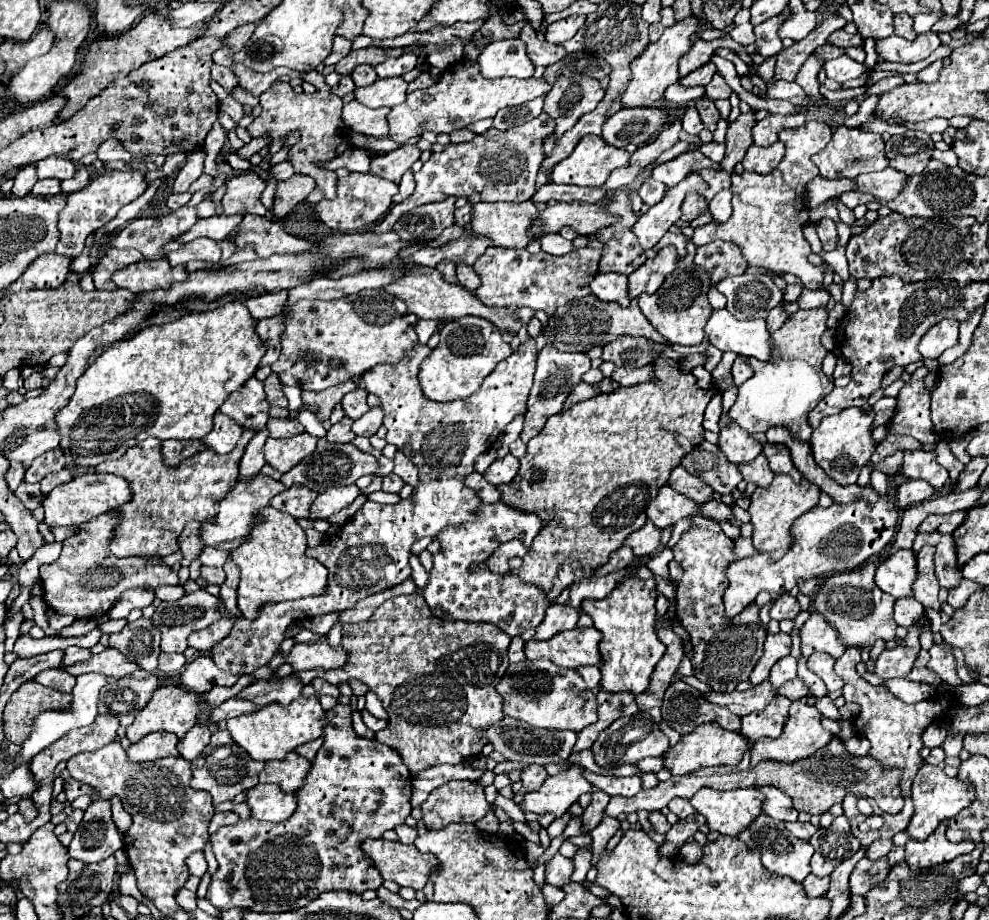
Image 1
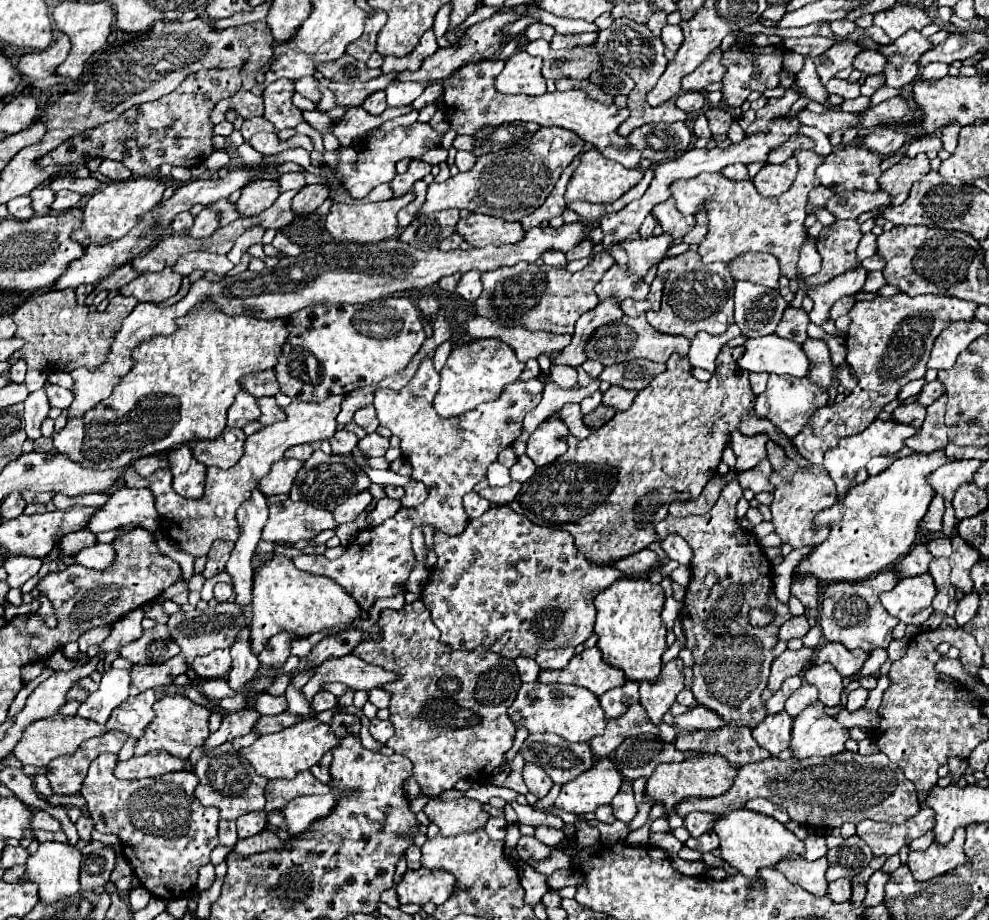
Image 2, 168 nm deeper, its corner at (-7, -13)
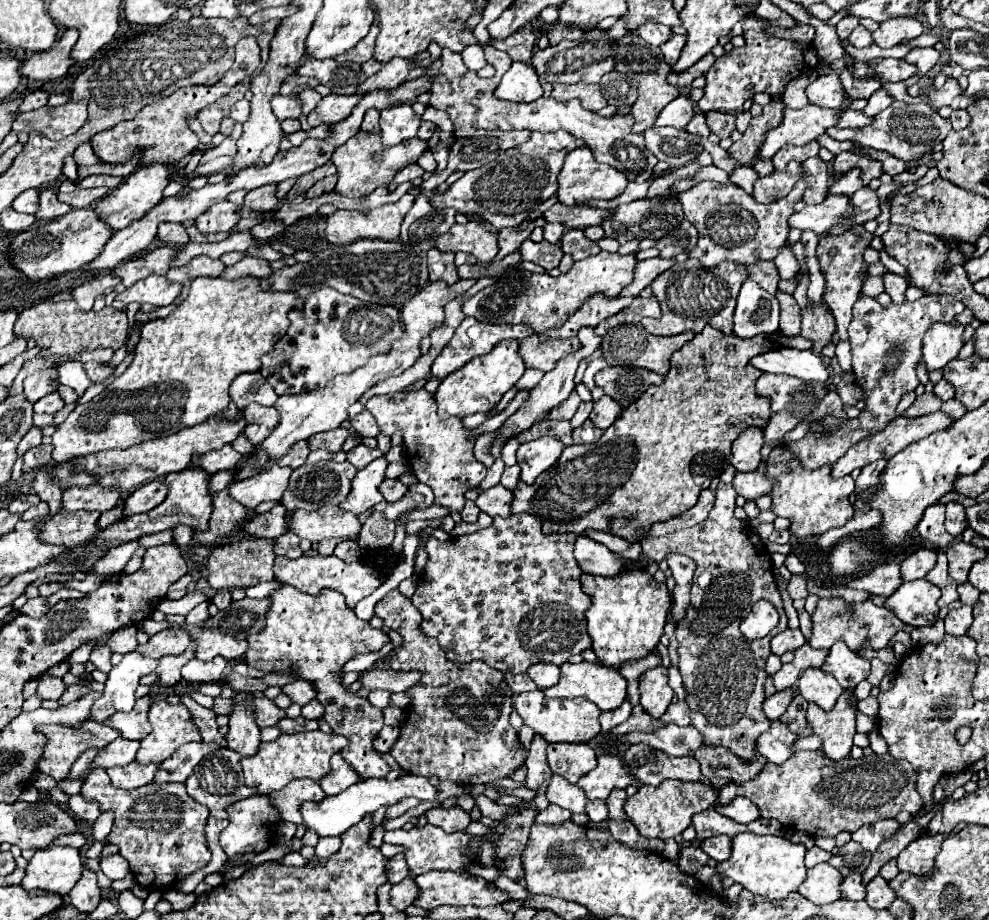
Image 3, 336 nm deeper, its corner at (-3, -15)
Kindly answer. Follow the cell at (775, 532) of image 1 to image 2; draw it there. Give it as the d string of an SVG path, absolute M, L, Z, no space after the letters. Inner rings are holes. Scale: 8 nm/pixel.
M786 460L784 466L780 466L780 470L774 470L770 474L770 484L776 486L774 502L770 506L772 522L782 542L788 542L793 549L808 546L808 544L818 546L820 542L824 542L824 538L828 538L828 530L820 532L816 530L816 526L812 526L812 522L820 510L830 508L838 500L836 486L828 478L828 472L824 470L824 466L798 466L794 460Z

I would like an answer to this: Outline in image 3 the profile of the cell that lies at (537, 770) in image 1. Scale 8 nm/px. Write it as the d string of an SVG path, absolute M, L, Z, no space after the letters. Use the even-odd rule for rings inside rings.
M534 736L532 748L530 748L528 758L526 758L528 774L524 780L524 786L530 790L538 790L546 780L552 778L552 772L548 772L548 762L544 760L544 748L546 746L548 746L548 742L542 736Z

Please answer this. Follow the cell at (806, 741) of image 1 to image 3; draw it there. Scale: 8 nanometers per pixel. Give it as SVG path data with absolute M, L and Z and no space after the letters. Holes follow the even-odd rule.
M846 690L830 712L808 704L806 720L814 736L824 740L820 752L830 760L840 760L850 754L852 738L856 734L856 710L852 708L854 690Z

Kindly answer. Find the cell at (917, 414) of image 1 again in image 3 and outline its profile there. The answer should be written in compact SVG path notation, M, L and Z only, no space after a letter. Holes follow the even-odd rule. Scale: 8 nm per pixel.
M944 378L938 382L938 384L934 384L934 396L938 396L942 402L946 402L946 400L950 400L952 396L954 396L954 388L952 388L952 384L948 384Z

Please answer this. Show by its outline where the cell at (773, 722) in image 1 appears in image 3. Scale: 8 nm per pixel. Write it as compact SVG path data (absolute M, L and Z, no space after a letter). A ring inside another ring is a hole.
M774 720L770 728L758 736L756 740L756 752L766 756L772 764L782 764L790 758L790 744L794 742L796 734L780 724L780 720Z

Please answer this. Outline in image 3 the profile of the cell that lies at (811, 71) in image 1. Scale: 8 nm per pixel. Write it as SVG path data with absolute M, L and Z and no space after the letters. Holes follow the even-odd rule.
M858 26L858 28L848 36L848 44L852 44L854 48L868 48L868 46L874 44L874 40L872 40L872 36L870 36L870 32L868 32L866 28Z

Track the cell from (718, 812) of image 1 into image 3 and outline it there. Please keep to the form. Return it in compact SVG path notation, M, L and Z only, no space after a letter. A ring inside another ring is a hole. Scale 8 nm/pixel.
M740 832L732 838L732 856L716 864L714 868L710 866L700 868L695 878L702 884L707 884L714 874L722 874L732 878L734 882L740 882L752 894L764 896L768 900L782 900L790 892L798 890L798 886L804 882L806 876L804 852L806 848L802 844L792 844L782 836L758 836L752 832Z

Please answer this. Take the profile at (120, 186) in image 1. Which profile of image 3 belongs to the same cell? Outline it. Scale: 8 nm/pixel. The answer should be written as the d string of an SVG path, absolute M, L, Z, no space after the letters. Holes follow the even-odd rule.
M146 164L140 166L136 172L132 172L124 184L120 184L118 188L114 188L112 192L108 192L104 198L100 198L100 202L96 202L94 212L98 214L98 218L108 224L112 228L112 232L126 228L132 220L144 216L154 204L158 204L162 200L162 190L166 188L166 184L170 182L170 172L166 164Z

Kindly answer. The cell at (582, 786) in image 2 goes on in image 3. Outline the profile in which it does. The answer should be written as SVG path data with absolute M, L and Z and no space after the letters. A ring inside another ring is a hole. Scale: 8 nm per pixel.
M612 754L598 756L598 766L578 780L578 788L586 792L588 800L606 800L614 788L626 788L630 784L634 784L632 776L628 776L622 760Z

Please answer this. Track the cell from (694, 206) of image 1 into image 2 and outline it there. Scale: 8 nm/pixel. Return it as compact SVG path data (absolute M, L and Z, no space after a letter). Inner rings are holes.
M674 198L658 204L652 210L652 216L658 220L658 224L662 226L662 230L666 234L670 234L672 238L682 238L694 226L694 216L684 216L682 212L678 212Z

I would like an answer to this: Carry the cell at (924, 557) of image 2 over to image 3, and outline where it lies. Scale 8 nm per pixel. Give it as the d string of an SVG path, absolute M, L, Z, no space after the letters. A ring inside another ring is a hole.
M892 562L892 564L876 566L872 572L864 574L862 578L850 580L846 586L848 588L856 588L856 590L866 590L866 592L878 594L878 596L882 596L882 594L890 596L900 584L902 584L900 564Z

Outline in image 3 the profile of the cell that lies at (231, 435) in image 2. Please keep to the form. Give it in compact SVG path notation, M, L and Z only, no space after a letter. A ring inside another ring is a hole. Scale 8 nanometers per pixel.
M224 444L220 450L212 450L200 456L192 456L192 466L204 468L208 474L216 474L220 470L228 470L236 466L242 460L242 454L238 454L232 444Z

